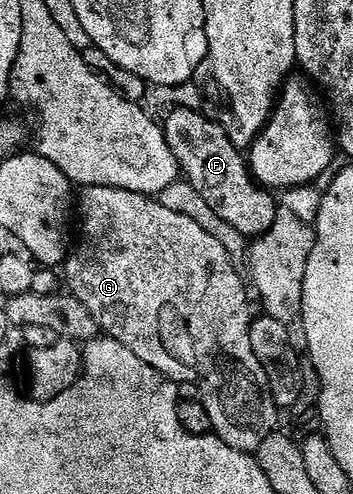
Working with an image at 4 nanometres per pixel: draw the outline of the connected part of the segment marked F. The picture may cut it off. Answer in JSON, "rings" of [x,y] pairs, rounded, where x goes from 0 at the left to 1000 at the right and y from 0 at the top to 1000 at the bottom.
{"rings":[[[501,215],[473,227],[462,243],[465,275],[493,310],[518,360],[561,383],[584,409],[629,445],[663,455],[700,480],[734,480],[779,455],[788,403],[768,385],[739,377],[705,338],[694,308],[646,275],[646,263],[609,239],[586,241],[533,217]]]}

